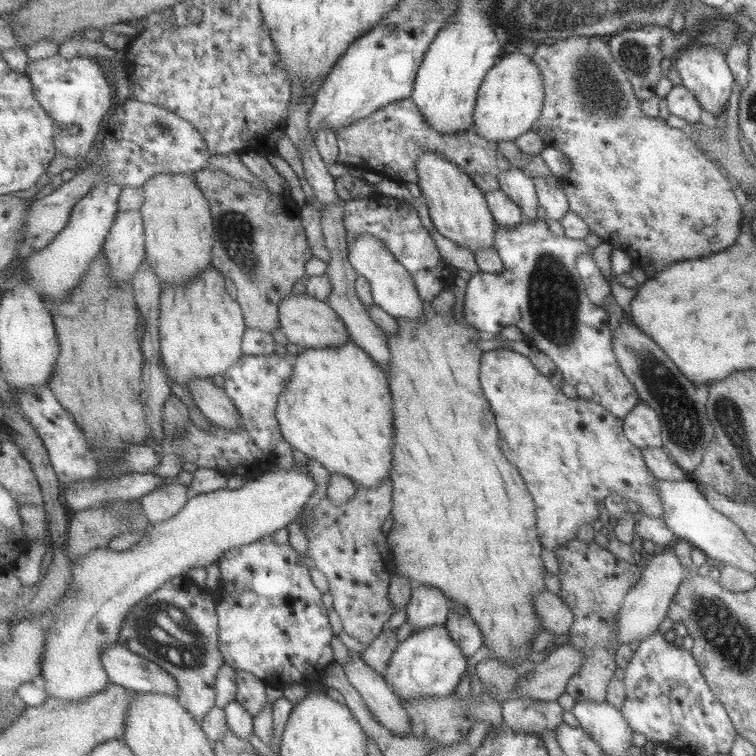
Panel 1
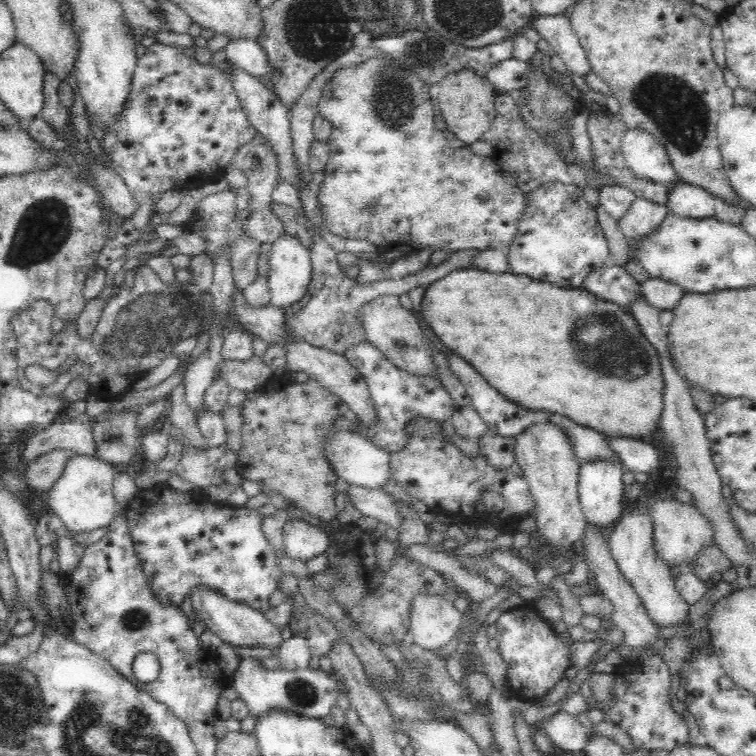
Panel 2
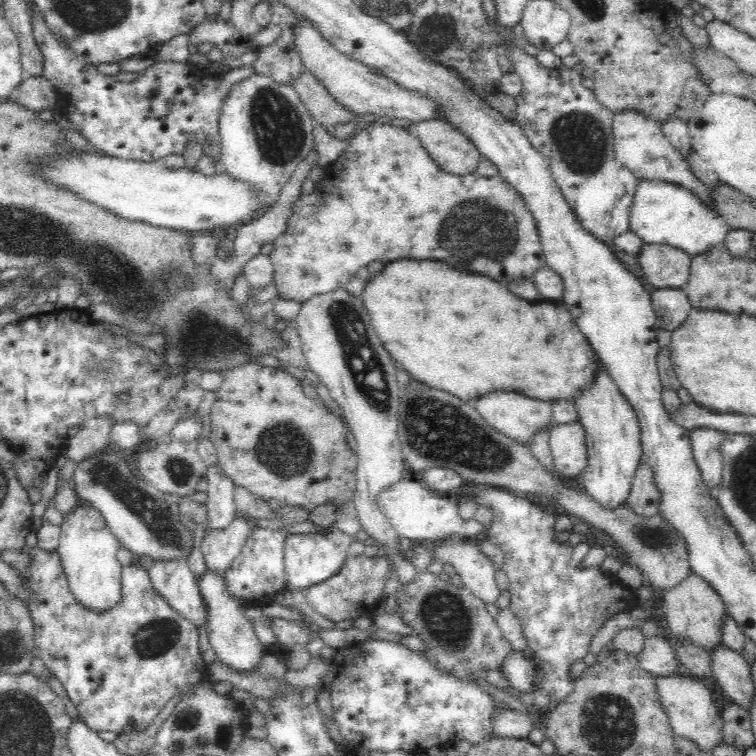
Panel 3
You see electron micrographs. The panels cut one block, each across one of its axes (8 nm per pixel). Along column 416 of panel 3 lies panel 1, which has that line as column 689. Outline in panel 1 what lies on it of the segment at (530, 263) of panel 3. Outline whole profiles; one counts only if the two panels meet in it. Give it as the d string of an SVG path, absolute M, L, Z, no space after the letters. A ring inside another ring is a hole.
M607 32L607 38L604 36L569 36L567 40L557 40L553 45L545 45L542 42L541 46L535 48L530 59L538 65L539 72L542 73L544 97L542 111L539 118L535 120L531 131L538 134L545 143L545 147L559 150L571 162L569 173L562 179L566 184L565 194L568 200L568 210L578 214L587 223L593 234L601 238L602 242L606 242L612 250L624 251L633 262L631 268L640 268L647 280L649 277L653 278L655 272L660 272L671 263L718 254L723 248L734 244L740 231L742 208L733 196L734 184L719 172L717 165L703 154L703 151L689 139L684 130L671 128L659 117L649 118L641 111L640 101L634 95L622 68L613 60L609 52L606 42L611 33L615 32Z

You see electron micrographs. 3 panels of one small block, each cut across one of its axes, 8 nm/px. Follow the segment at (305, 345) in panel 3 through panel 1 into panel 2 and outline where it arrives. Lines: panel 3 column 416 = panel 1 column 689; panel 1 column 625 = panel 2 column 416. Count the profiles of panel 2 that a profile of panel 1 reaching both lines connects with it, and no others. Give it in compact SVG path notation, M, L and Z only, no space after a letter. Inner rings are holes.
M420 592L412 597L409 632L414 635L414 643L423 649L444 648L457 638L462 615L452 599Z

